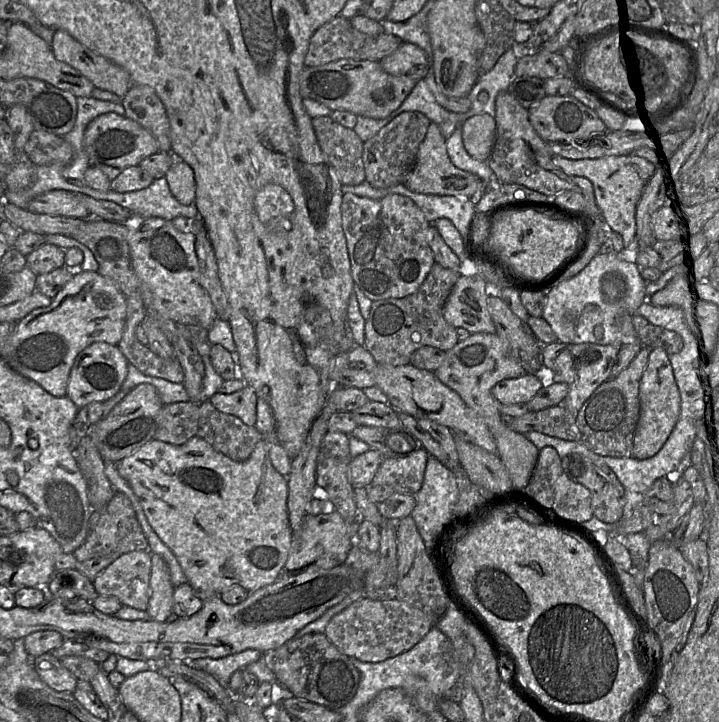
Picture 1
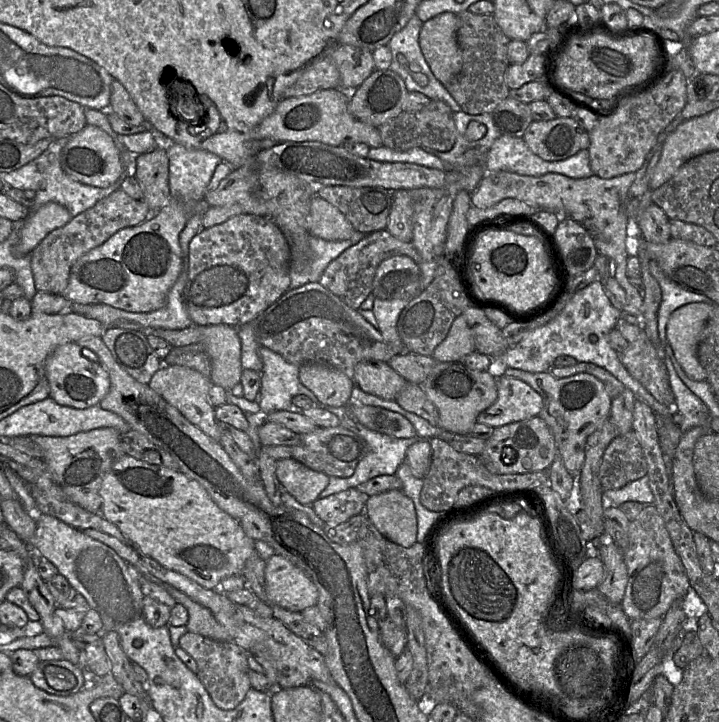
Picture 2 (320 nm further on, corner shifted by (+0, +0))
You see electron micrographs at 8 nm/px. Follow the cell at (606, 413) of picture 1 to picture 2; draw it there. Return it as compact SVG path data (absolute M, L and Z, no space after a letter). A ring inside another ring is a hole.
M633 430L615 437L604 451L599 479L603 490L619 489L647 474L647 462Z

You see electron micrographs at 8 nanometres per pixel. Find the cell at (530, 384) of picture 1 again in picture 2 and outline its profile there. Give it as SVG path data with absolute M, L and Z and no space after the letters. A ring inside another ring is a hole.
M505 375L496 381L498 396L477 422L494 429L538 416L544 408L542 396L525 382Z

